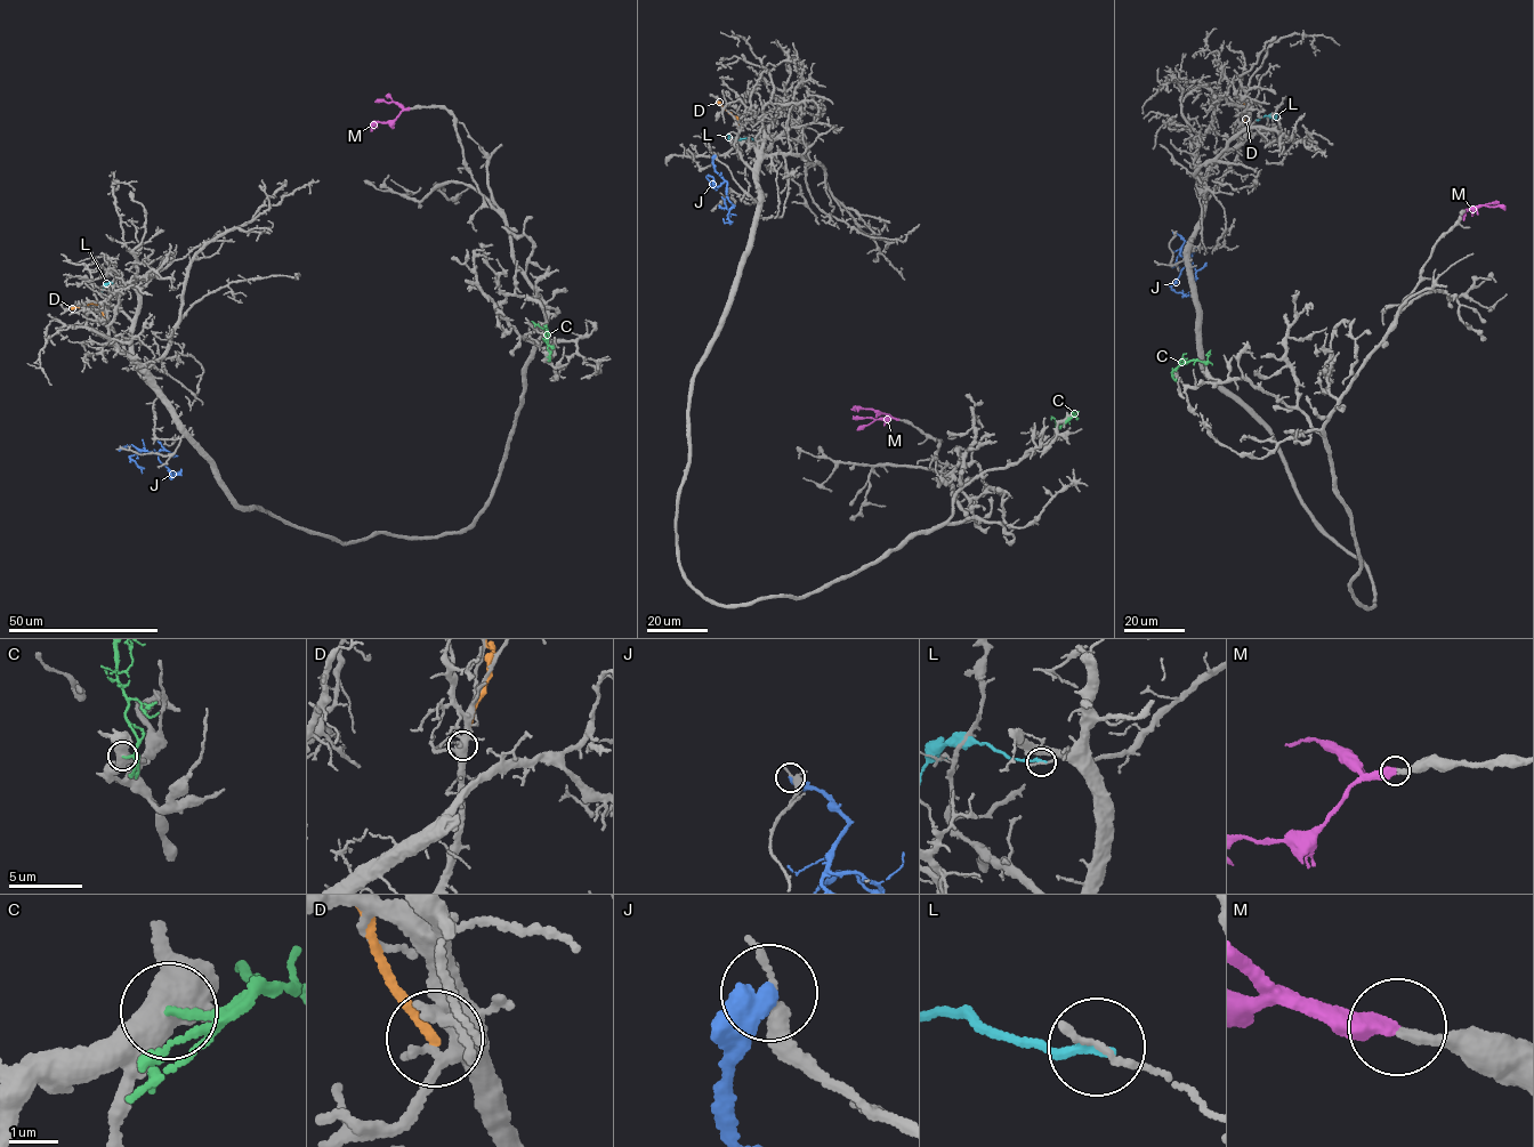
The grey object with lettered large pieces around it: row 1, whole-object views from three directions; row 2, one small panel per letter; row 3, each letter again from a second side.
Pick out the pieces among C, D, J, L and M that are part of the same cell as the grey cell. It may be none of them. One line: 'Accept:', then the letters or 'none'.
Accept: M

